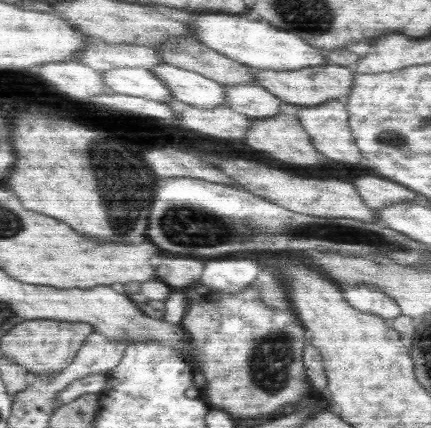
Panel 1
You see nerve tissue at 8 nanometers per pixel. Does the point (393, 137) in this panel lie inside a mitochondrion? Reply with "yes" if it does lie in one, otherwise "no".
yes

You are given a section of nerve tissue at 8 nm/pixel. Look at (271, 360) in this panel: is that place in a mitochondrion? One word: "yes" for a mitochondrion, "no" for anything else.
yes

